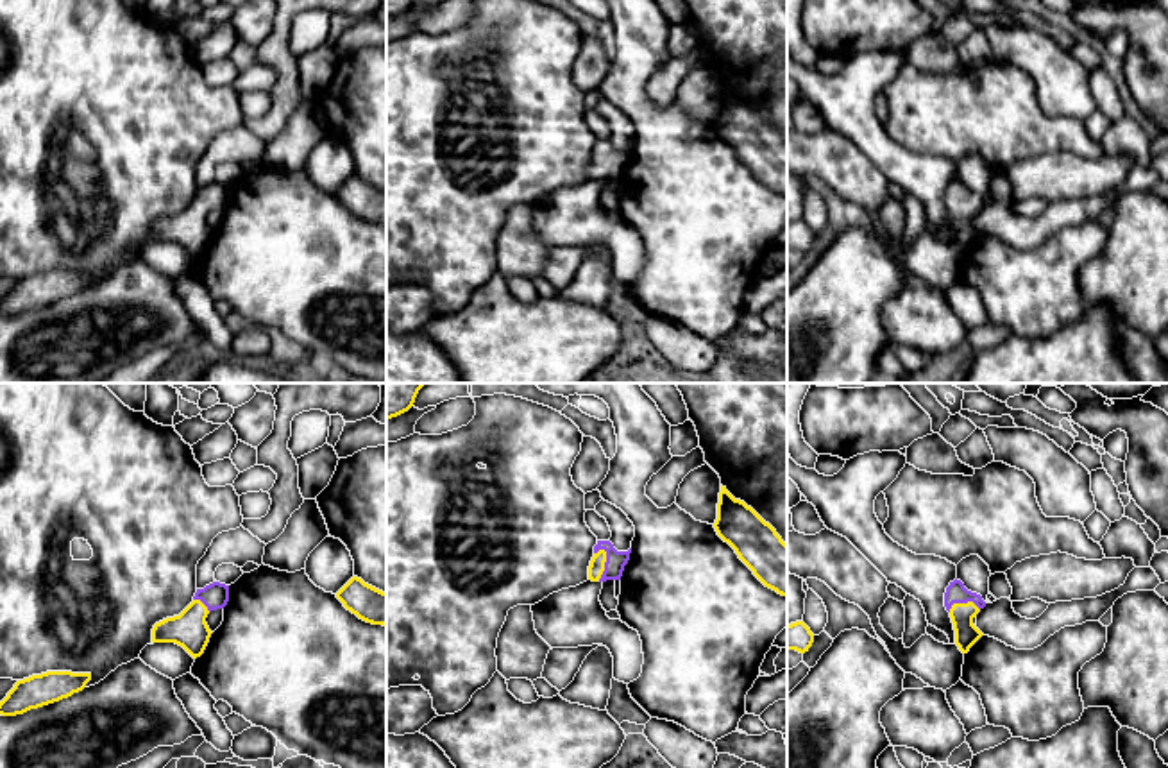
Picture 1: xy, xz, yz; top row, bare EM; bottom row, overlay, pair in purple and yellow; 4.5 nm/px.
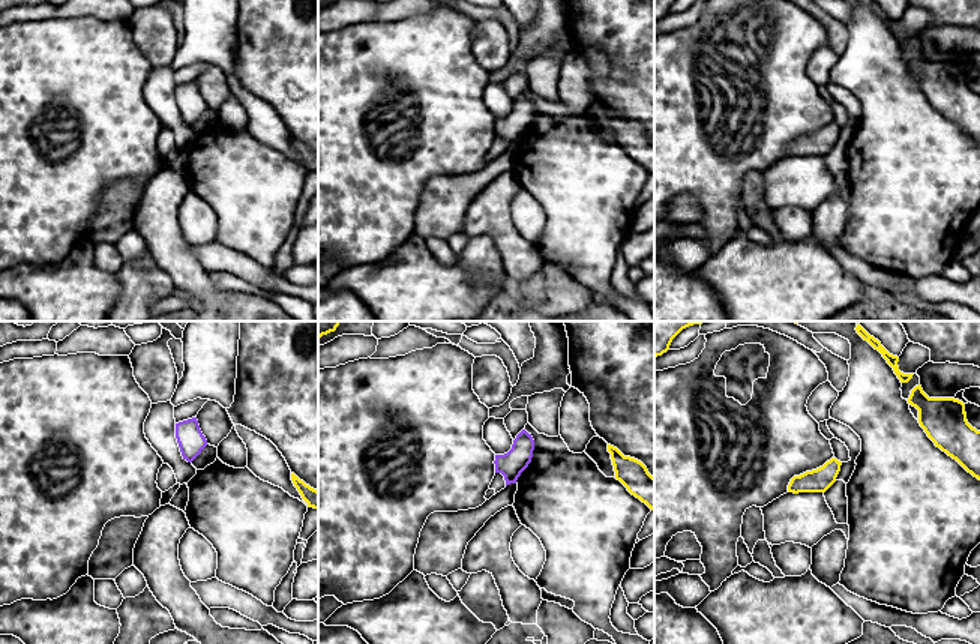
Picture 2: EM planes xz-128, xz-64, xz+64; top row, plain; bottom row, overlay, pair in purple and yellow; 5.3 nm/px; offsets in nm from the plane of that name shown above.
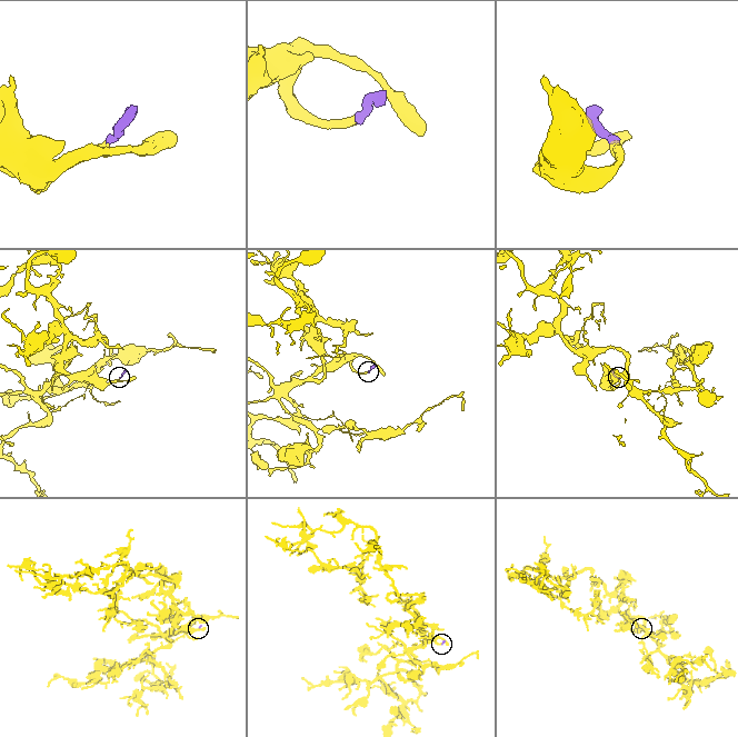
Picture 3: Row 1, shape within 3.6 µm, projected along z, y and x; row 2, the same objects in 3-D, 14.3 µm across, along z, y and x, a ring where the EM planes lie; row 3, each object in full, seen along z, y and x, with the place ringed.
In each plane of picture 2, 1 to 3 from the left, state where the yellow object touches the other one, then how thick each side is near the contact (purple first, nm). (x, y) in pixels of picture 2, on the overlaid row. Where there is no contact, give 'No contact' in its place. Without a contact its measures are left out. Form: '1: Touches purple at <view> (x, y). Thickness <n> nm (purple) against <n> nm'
1: No contact
2: No contact
3: No contact

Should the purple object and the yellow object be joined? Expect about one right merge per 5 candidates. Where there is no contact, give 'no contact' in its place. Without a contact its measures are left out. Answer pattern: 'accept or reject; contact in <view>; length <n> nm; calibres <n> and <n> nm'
accept; contact in xz; length 150 nm; calibres 90 and 70 nm

